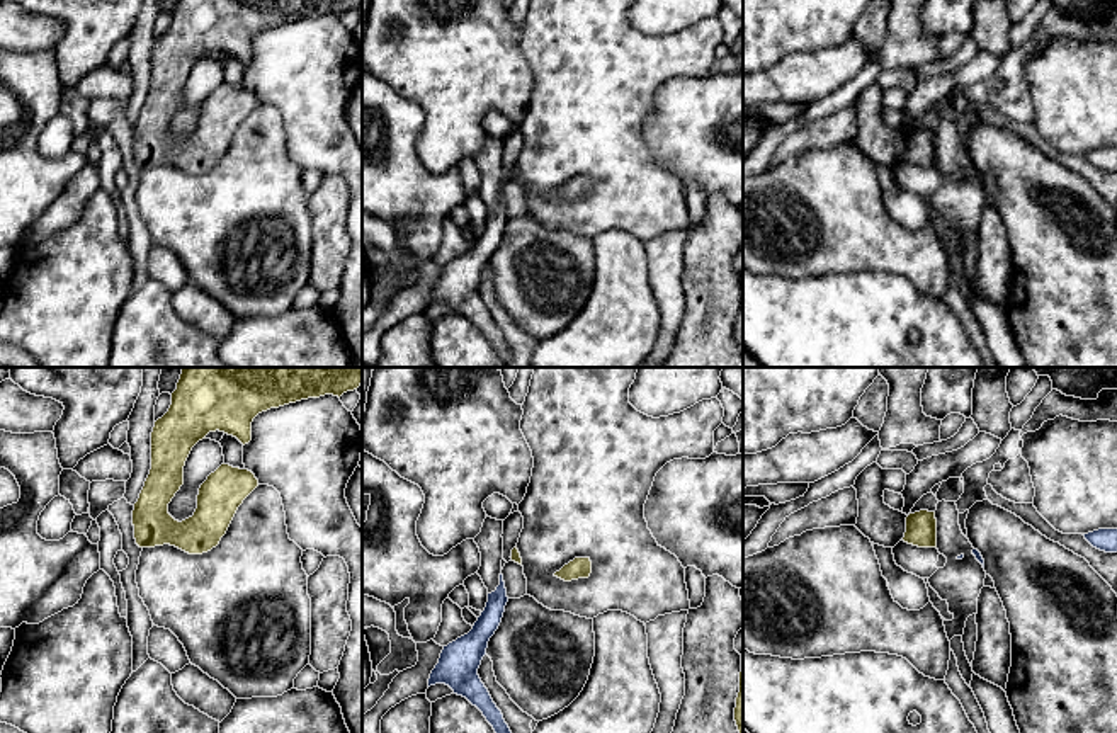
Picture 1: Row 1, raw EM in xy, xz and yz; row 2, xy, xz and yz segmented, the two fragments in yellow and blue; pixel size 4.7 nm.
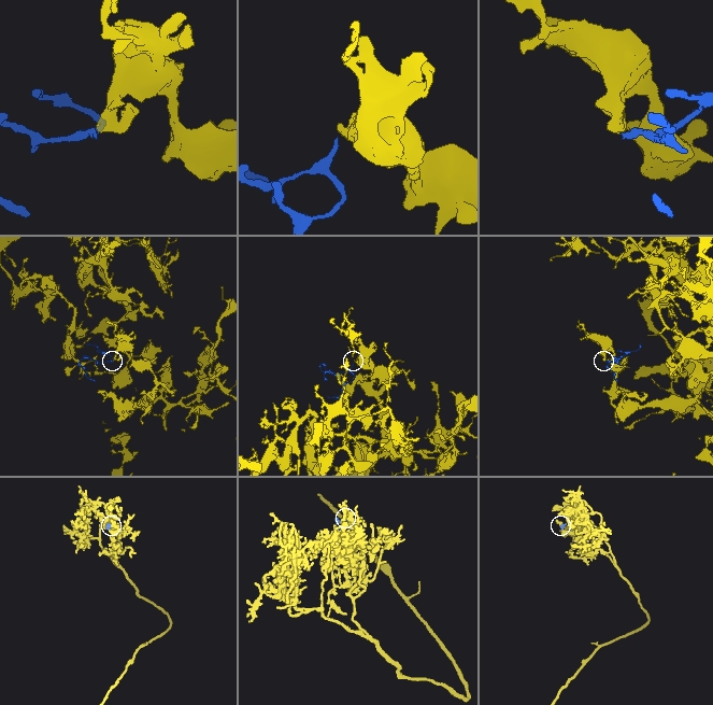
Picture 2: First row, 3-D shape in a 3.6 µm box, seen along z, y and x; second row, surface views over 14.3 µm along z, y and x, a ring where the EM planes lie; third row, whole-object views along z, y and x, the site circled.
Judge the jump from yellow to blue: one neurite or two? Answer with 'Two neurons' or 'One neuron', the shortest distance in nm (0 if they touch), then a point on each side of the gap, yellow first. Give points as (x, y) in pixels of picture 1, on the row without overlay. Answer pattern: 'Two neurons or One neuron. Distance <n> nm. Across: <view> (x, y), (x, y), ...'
Two neurons. Distance 90 nm. Across: xz (512, 179), (500, 193)

